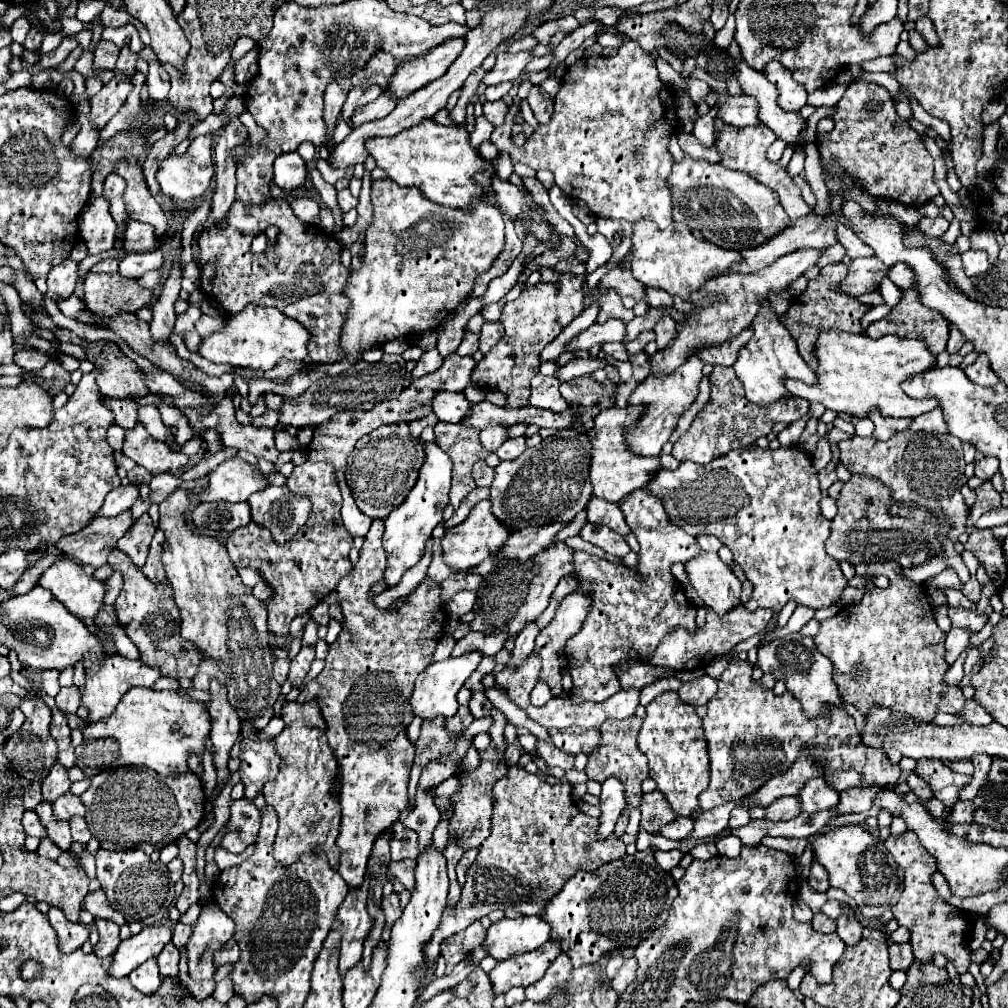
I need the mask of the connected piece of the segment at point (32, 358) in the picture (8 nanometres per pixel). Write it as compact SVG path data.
M22 349L22 351L18 351L16 357L14 357L14 363L20 365L22 369L26 369L26 371L40 371L40 369L44 369L46 363L50 363L50 361L52 361L52 359L50 359L46 353L42 353L40 349Z

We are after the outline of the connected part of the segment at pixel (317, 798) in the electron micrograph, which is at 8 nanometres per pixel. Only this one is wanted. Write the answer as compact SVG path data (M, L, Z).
M288 701L282 707L282 719L286 727L276 737L276 753L282 757L280 771L276 779L264 785L262 789L266 803L272 805L278 813L274 857L282 865L292 865L300 853L320 845L326 851L332 869L338 869L340 863L340 847L336 845L336 837L340 829L340 799L336 797L338 765L332 749L328 747L328 739L326 739L328 725L316 701L308 701L308 703Z

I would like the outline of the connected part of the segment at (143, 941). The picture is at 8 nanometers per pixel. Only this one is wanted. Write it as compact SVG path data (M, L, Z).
M144 927L137 935L121 941L110 965L110 974L118 978L128 976L134 967L144 963L148 957L158 955L170 941L170 927Z

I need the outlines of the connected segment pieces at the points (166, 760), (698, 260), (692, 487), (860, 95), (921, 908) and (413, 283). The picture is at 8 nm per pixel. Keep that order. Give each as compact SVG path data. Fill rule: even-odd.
M134 687L120 699L120 705L116 705L112 715L98 723L90 723L84 729L84 745L76 749L76 765L82 767L88 777L122 765L148 767L162 777L180 777L194 773L188 767L188 757L196 755L202 759L208 737L210 717L202 703L182 697L178 691ZM174 725L178 725L178 729L174 729Z
M652 221L636 223L632 247L636 259L632 261L632 275L644 285L662 289L672 297L682 297L684 301L690 301L690 295L700 291L712 275L724 275L734 263L742 261L740 253L732 249L720 249L706 239L696 239L688 225L676 221L672 221L666 229L658 229Z
M760 447L732 449L708 465L682 461L676 471L662 469L648 483L648 491L662 501L668 519L680 525L686 533L694 537L702 533L714 535L732 551L734 561L754 585L750 601L746 603L748 611L768 607L778 613L788 601L820 609L830 607L840 599L848 581L840 571L840 563L824 551L824 543L830 535L830 521L826 521L818 509L822 493L816 469L812 467L812 457L800 447L780 447L776 451Z
M852 81L836 105L834 123L830 133L820 133L816 137L822 159L826 163L836 159L838 167L872 195L918 207L940 193L934 183L934 159L928 153L922 135L898 117L892 95L884 87Z
M912 829L904 831L902 835L890 835L884 841L886 849L894 855L896 863L904 869L904 893L900 897L900 901L892 907L894 919L898 921L898 925L906 927L910 931L910 945L914 949L914 957L918 963L930 963L934 959L936 953L946 955L946 959L950 959L956 967L958 973L966 973L970 963L980 963L982 955L982 963L988 961L990 953L980 949L972 949L970 943L966 941L970 935L970 927L972 927L972 919L966 917L968 913L946 903L940 893L936 891L936 887L932 885L932 875L936 873L936 859L920 845L916 833Z
M380 179L372 183L372 205L374 219L366 231L364 263L350 273L344 291L352 301L340 337L344 355L360 355L368 349L380 347L388 339L436 329L450 311L466 301L474 287L474 279L486 273L504 249L502 213L496 207L492 209L486 201L474 201L468 209L450 209L444 205L428 209L428 199L420 189L404 189L394 181Z

